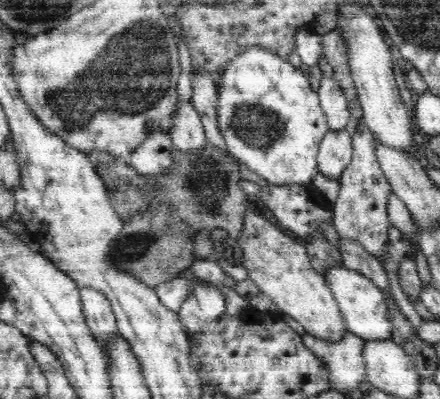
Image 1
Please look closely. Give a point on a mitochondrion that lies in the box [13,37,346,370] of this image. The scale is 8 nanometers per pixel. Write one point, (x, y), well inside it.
(207, 180)

